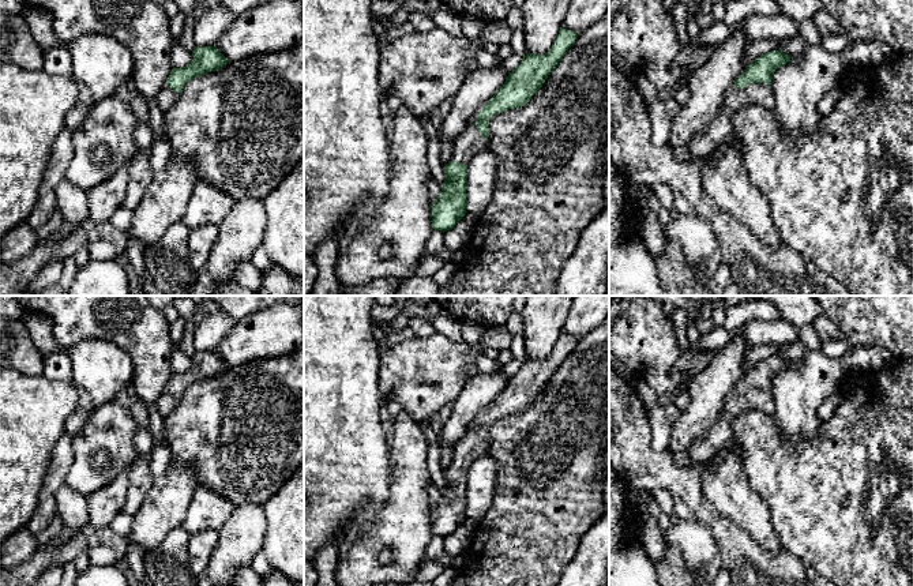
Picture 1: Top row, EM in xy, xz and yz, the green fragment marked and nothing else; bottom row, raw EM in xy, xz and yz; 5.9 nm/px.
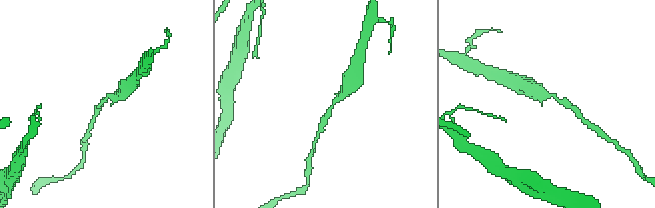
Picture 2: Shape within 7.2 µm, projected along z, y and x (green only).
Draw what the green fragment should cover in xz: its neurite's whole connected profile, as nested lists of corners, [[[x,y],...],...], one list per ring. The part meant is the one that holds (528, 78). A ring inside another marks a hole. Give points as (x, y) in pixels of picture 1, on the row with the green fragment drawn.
[[[561,26],[548,53],[526,53],[521,64],[508,74],[504,84],[456,136],[451,161],[444,166],[446,180],[442,191],[431,204],[432,228],[443,233],[443,243],[451,255],[466,245],[478,218],[466,211],[466,170],[471,158],[488,149],[489,117],[525,106],[542,87],[578,35],[579,33]]]

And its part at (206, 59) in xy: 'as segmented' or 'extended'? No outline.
extended

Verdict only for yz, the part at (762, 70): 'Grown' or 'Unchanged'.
Grown

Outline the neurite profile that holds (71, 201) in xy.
[[[63,179],[56,188],[56,209],[61,213],[63,222],[78,230],[87,219],[87,195],[83,189]]]

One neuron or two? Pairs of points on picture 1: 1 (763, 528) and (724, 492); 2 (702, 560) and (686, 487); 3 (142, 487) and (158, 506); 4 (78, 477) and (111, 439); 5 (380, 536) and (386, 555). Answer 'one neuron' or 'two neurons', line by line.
1: one neuron
2: two neurons
3: two neurons
4: one neuron
5: two neurons

